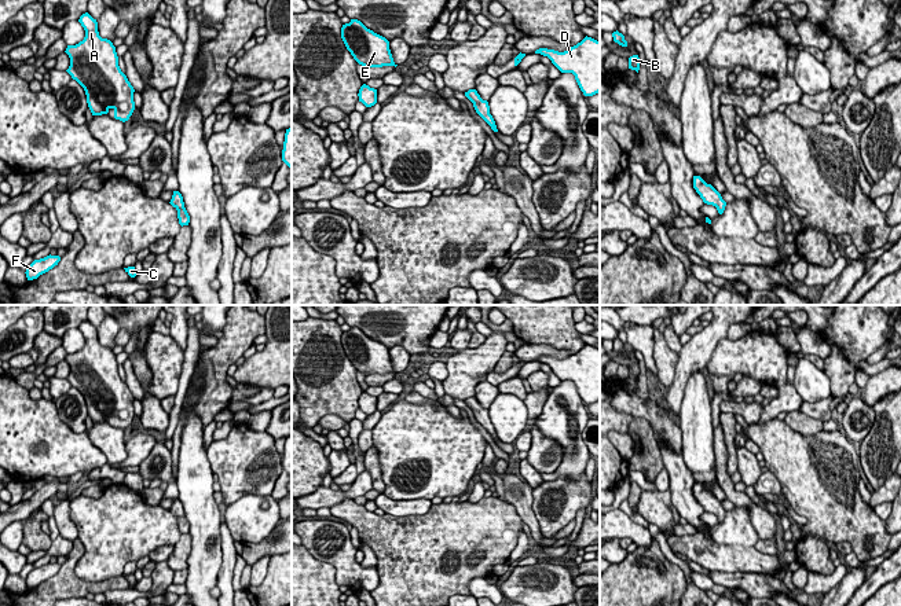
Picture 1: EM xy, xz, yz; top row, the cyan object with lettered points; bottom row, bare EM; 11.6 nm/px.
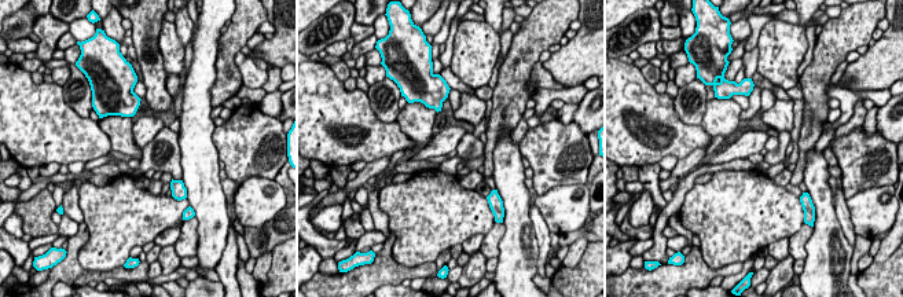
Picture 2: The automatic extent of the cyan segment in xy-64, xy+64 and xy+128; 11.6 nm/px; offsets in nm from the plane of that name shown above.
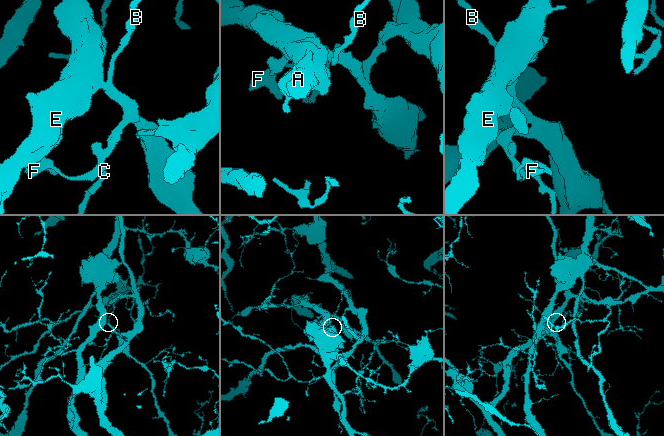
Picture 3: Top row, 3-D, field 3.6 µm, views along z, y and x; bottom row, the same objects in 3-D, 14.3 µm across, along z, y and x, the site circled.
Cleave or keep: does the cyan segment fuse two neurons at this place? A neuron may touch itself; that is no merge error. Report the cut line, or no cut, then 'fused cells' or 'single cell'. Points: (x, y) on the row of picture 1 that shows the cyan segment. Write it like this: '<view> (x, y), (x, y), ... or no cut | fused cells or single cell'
yz (722, 199), (717, 199), (714, 205) | fused cells

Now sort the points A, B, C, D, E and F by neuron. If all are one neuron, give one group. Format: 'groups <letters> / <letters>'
groups A B C E F / D

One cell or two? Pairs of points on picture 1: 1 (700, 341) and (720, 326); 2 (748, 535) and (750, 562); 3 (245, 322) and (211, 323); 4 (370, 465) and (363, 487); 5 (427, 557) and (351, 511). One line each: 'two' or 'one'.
1: one
2: two
3: two
4: two
5: one

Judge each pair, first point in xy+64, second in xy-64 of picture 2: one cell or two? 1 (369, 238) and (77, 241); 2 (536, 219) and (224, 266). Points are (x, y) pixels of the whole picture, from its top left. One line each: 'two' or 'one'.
1: two
2: one

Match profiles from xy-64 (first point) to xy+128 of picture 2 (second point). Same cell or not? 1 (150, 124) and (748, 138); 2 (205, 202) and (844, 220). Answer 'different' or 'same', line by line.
1: same
2: different

